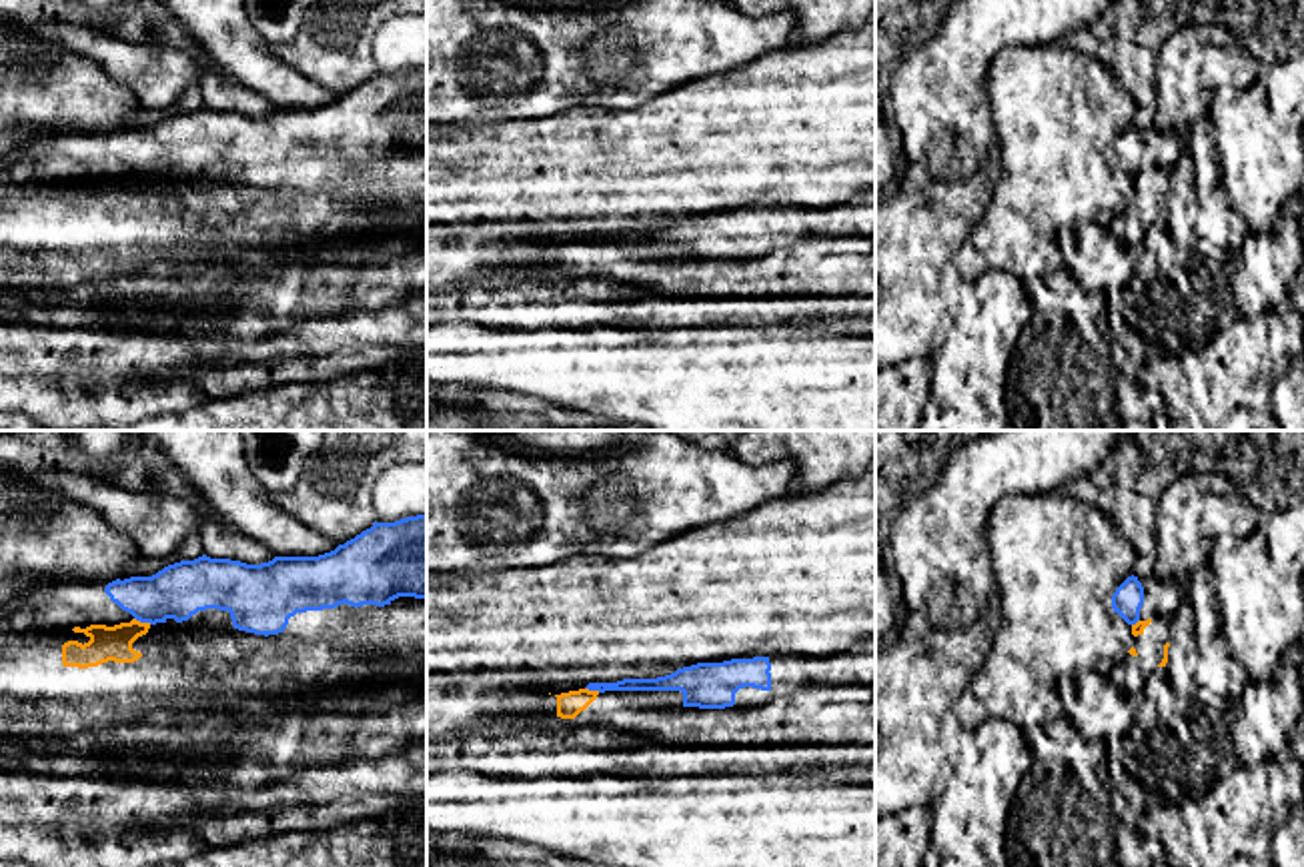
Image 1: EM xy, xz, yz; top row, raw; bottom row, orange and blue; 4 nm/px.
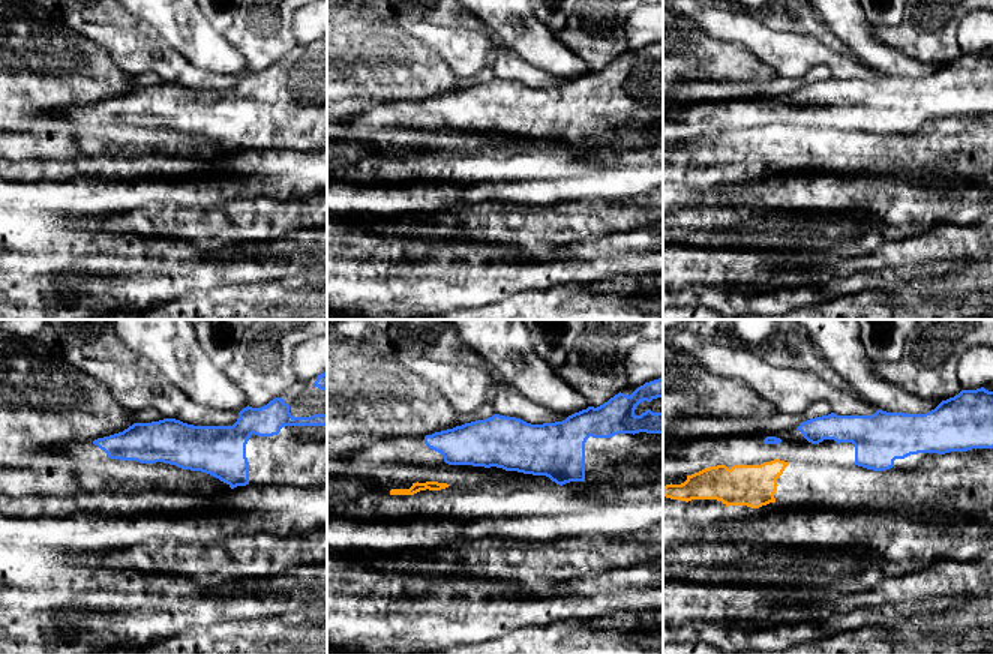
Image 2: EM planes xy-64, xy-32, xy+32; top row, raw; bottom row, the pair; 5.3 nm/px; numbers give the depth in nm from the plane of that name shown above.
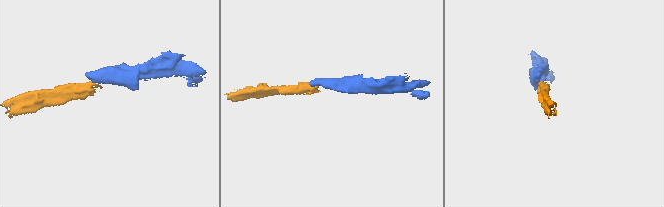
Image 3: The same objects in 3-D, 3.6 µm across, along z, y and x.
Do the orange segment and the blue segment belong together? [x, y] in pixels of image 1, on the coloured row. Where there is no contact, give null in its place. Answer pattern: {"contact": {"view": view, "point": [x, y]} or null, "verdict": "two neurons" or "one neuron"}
{"contact": {"view": "xy", "point": [143, 623]}, "verdict": "two neurons"}

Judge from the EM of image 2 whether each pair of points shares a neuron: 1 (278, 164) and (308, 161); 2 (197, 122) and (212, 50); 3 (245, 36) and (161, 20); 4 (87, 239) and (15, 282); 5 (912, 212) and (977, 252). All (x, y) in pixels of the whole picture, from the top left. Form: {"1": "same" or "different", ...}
{"1": "same", "2": "different", "3": "different", "4": "different", "5": "different"}

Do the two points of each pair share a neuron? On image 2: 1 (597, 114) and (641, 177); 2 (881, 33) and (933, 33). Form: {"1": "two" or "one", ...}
{"1": "two", "2": "one"}

